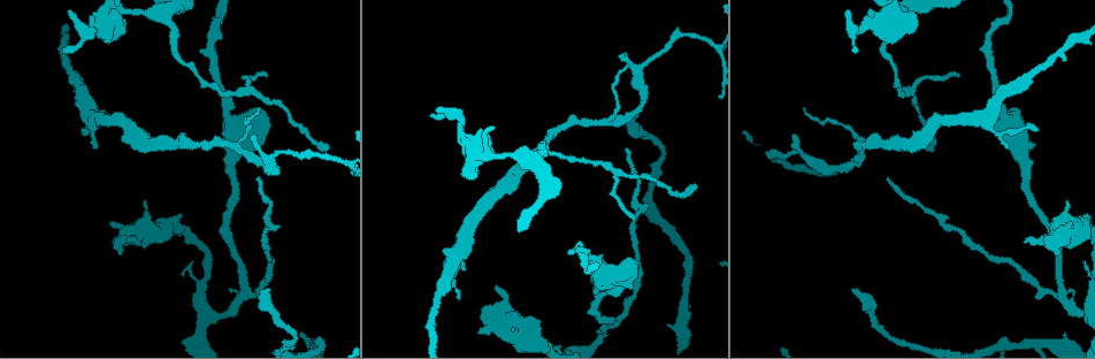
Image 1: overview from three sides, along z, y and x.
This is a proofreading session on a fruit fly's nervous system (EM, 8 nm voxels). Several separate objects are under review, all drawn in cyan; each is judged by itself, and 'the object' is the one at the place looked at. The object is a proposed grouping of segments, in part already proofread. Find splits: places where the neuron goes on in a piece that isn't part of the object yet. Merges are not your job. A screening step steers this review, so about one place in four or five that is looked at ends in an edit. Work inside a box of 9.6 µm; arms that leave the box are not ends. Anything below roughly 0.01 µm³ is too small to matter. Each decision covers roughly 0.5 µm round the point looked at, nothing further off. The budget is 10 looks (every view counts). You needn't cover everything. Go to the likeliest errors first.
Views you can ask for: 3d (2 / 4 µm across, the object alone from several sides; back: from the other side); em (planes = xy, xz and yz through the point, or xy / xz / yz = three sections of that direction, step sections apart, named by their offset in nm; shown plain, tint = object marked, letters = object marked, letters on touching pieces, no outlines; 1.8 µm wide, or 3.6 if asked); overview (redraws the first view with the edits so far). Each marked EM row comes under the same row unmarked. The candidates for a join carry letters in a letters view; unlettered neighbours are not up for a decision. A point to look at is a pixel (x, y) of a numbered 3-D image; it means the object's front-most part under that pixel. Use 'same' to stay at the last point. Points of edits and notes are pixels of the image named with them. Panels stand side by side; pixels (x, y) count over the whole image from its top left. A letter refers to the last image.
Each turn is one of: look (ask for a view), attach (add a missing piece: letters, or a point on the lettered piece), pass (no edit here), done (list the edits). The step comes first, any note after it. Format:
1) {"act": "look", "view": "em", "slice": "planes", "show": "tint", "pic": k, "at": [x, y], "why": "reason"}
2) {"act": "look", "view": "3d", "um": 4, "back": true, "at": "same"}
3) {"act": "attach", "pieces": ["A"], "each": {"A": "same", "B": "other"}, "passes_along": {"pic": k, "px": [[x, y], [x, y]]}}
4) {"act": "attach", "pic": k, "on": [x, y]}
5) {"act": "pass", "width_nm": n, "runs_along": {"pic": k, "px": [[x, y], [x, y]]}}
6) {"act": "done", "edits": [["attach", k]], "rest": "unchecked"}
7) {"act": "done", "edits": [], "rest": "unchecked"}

{"act": "look", "view": "em", "slice": "planes", "show": "letters", "pic": 1, "at": [637, 115], "why": "long arm stops here"}

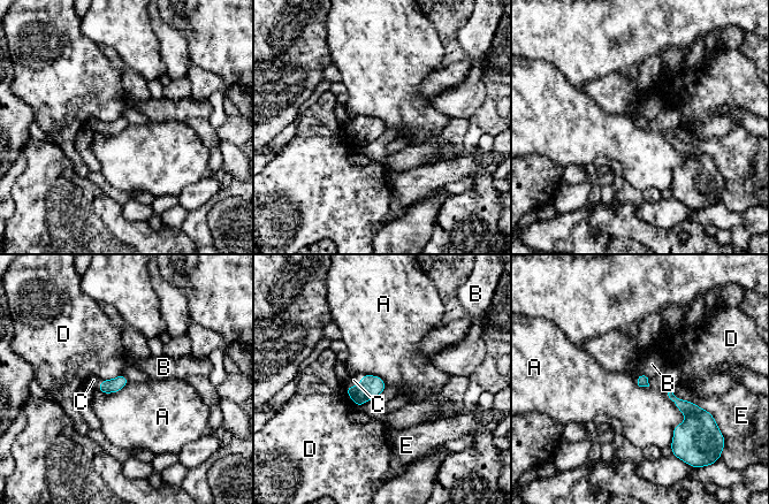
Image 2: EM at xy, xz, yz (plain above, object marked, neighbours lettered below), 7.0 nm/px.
{"act": "attach", "pieces": ["C"], "longest_contact_nm": ["A", 360], "each": {"A": "other", "B": "other", "C": "same", "D": "other", "E": "other"}, "passes_along": {"pic": 2, "px": [[370, 387], [357, 384], [353, 380]]}, "found": "the neuron continues"}

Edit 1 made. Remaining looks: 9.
{"act": "look", "view": "overview"}

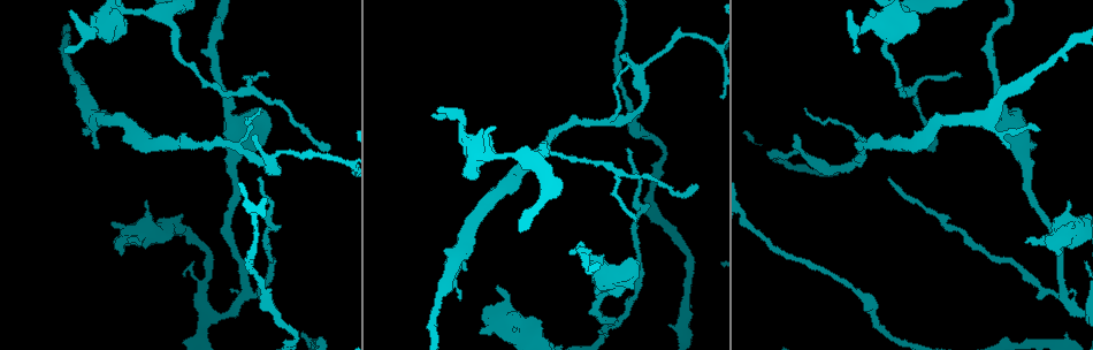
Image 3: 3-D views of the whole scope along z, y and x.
{"act": "look", "view": "em", "slice": "xz", "step": 4, "show": "tint", "pic": 3, "at": [121, 256], "why": "thick end"}

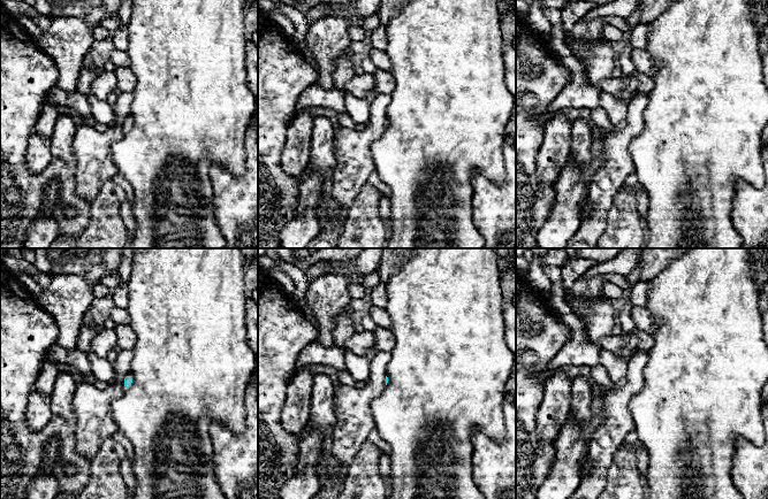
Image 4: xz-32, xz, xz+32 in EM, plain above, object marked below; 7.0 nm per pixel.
{"act": "look", "view": "em", "slice": "planes", "show": "letters", "at": "same", "why": "cut it another way"}

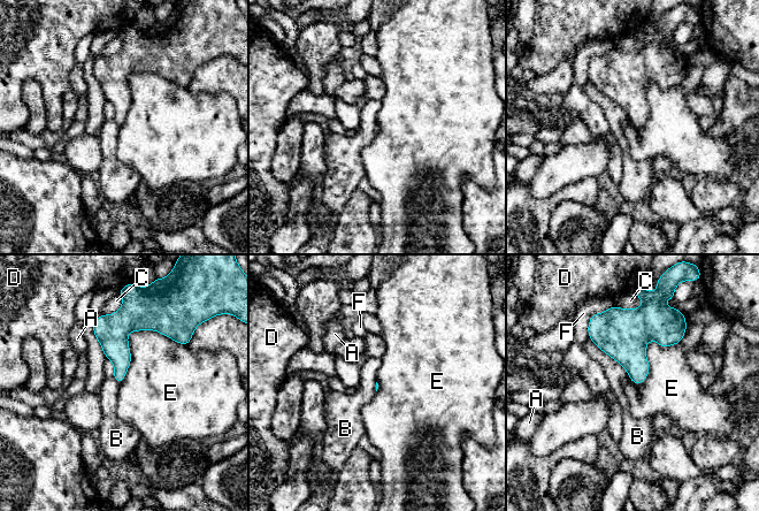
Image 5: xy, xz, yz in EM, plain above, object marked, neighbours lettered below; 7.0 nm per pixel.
{"act": "pass", "each": {"A": "other", "B": "other", "C": "other", "D": "other", "E": "other", "F": "other"}, "found": "none of them fits"}

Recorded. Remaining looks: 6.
{"act": "look", "view": "3d", "um": 2, "pic": 3, "at": [698, 185], "why": "end of a long branch"}

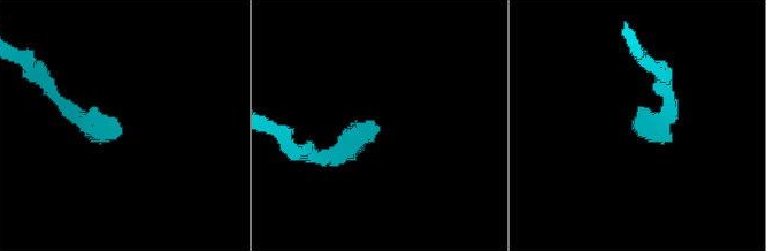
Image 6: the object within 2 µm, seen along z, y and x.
{"act": "look", "view": "em", "um": 3.6, "slice": "planes", "show": "tint", "pic": 6, "at": [374, 122]}

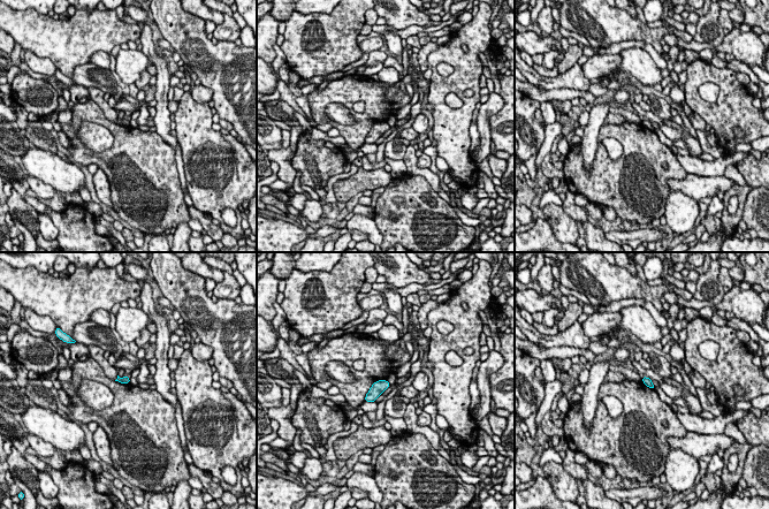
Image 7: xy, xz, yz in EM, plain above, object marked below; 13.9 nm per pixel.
{"act": "look", "view": "em", "um": 3.6, "slice": "planes", "show": "letters", "at": "same"}

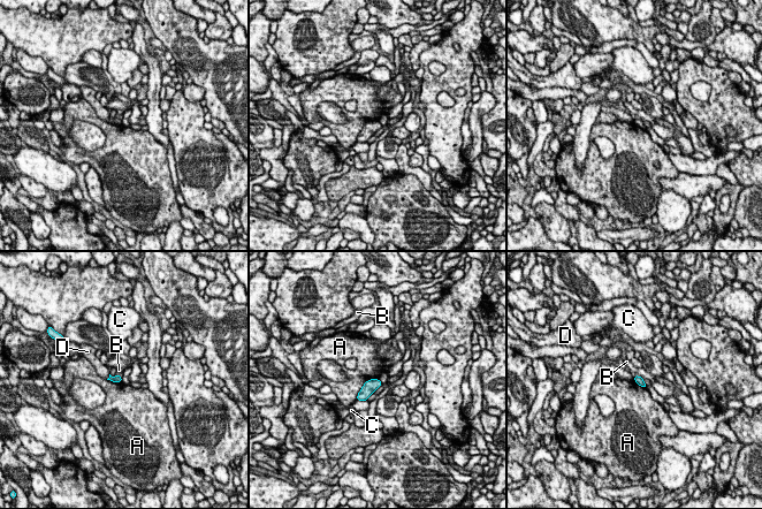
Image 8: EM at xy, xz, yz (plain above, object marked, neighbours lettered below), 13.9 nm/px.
{"act": "pass", "each": {"A": "other", "B": "other", "C": "other", "D": "other"}, "found": "none of them fits"}

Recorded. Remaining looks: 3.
{"act": "look", "view": "3d", "um": 4, "pic": 3, "at": [261, 178], "why": "branch stops here"}

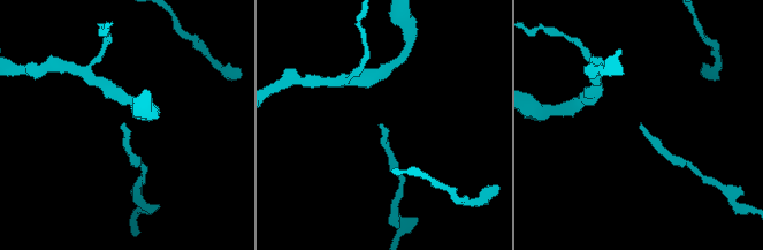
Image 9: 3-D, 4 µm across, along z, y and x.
{"act": "look", "view": "em", "slice": "planes", "show": "letters", "pic": 9, "at": [380, 123], "why": "shape alone is not enough"}

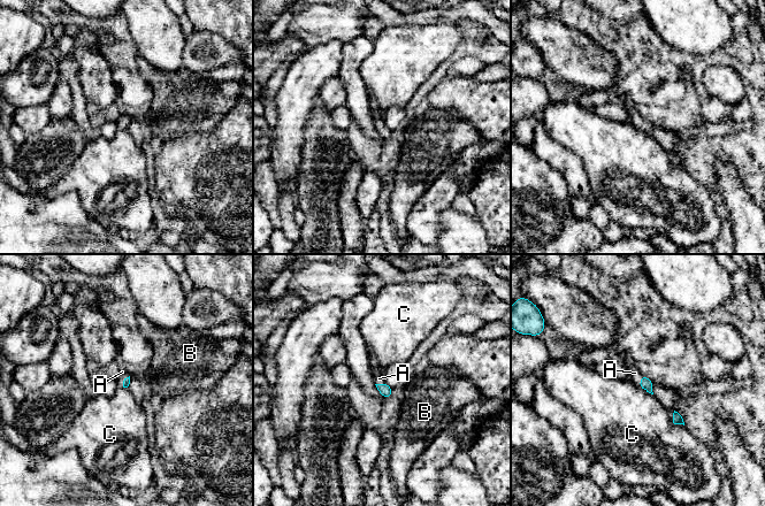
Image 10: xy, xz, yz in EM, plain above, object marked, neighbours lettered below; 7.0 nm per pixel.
{"act": "attach", "pieces": ["A"], "each": {"A": "same", "B": "other", "C": "other"}, "passes_along": {"pic": 10, "px": [[647, 384], [640, 380], [635, 373]]}, "found": "the neuron continues"}

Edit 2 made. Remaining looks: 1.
{"act": "done", "edits": [["attach", 2], ["attach", 10]], "rest": "unchecked"}

